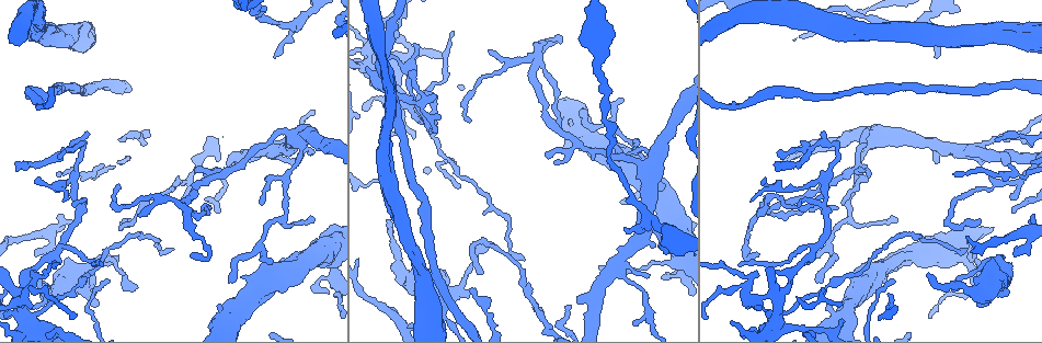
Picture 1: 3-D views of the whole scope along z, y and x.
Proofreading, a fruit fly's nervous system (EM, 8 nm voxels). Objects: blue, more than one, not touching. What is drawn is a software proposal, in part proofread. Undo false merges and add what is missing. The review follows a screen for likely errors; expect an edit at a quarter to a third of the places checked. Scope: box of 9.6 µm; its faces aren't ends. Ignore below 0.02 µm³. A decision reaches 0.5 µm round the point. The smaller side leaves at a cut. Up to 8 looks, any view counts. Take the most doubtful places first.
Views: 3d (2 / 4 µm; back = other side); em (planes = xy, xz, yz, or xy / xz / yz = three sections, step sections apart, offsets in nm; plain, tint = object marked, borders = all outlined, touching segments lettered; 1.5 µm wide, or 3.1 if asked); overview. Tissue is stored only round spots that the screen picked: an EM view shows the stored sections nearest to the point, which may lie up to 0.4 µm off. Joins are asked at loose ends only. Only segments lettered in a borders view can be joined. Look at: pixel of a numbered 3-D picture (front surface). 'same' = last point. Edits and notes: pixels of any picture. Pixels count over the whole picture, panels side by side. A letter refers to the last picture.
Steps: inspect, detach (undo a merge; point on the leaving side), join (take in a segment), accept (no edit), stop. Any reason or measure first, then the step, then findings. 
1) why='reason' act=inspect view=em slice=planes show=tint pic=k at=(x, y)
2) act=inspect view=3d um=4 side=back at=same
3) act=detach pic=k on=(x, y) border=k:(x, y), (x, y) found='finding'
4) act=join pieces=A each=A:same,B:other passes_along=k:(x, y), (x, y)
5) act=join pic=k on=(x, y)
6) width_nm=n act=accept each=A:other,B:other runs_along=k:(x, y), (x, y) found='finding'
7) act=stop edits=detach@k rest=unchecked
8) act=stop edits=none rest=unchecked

why='thin end' act=inspect view=3d um=4 pic=1 at=(389, 219)

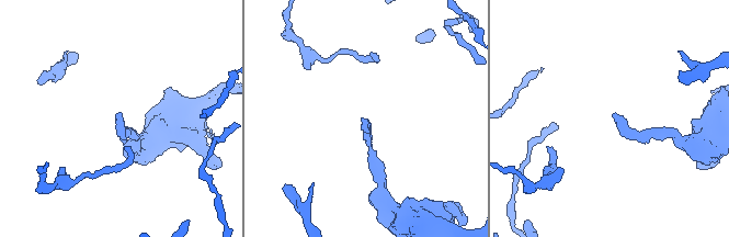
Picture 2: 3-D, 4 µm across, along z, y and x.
act=inspect view=em slice=planes show=borders pic=2 at=(362, 119)

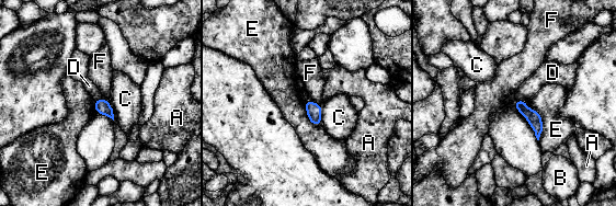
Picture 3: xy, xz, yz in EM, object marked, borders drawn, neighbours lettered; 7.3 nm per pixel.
longest_contact=E:320nm act=accept each=A:other,B:other,C:other,D:other,E:other,F:other border=3:(524, 100), (540, 115), (538, 140) found='no lettered segment goes on from it'

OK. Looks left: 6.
why='tapers out' act=inspect view=em slice=planes show=tint pic=1 at=(128, 219)

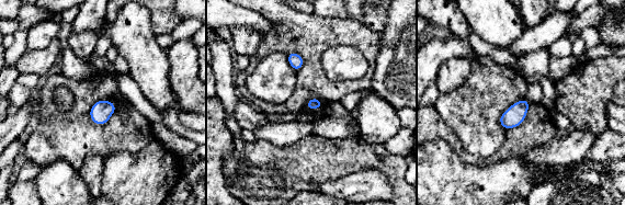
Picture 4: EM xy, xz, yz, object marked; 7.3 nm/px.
act=inspect view=em slice=planes show=borders at=same

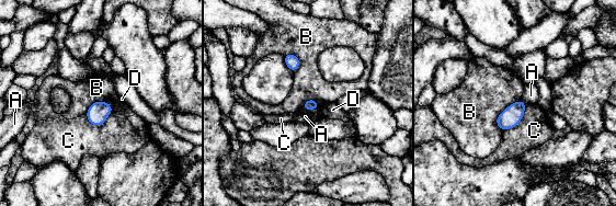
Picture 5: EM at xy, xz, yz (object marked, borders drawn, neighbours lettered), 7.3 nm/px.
width_nm=90 act=accept each=A:other,B:other,C:other,D:other border=5:(521, 99), (495, 118), (501, 130) found='no lettered segment goes on from it'

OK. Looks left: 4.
why='branch stops here' act=inspect view=3d um=4 pic=1 at=(937, 162)

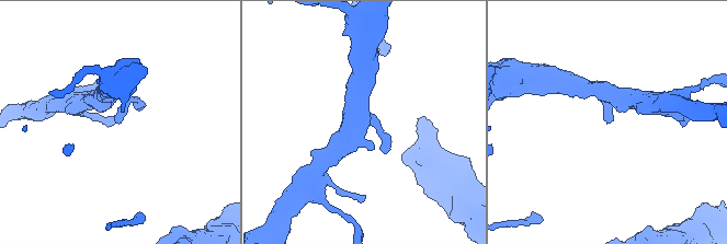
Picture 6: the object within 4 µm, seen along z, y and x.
why='now the EM' act=inspect view=em slice=planes show=borders pic=6 at=(118, 122)

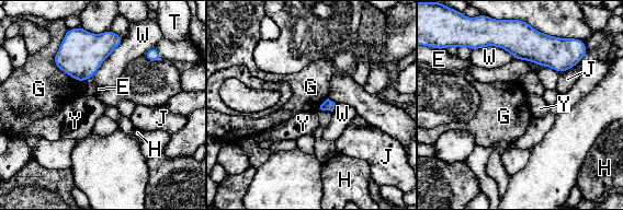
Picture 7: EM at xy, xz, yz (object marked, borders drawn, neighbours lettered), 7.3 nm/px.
longest_contact=W:460nm act=accept each=E:other,G:other,H:other,J:other,T:other,W:other,Y:other found='none of them fits'

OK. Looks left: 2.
act=stop edits=none rest=unchecked

